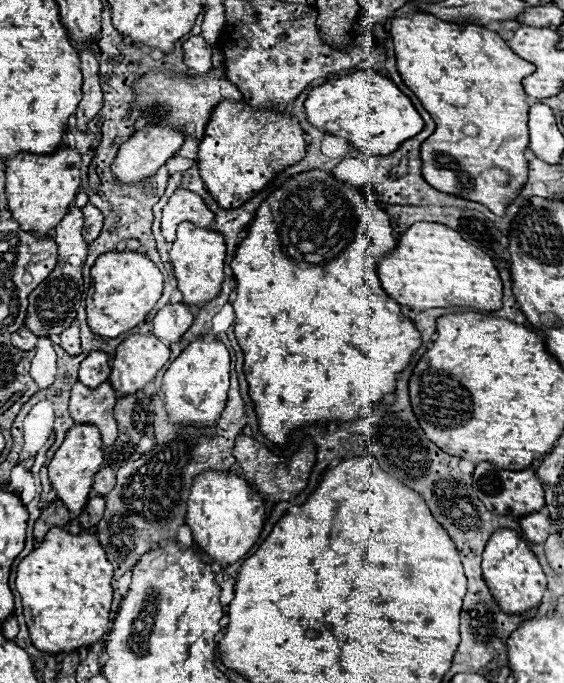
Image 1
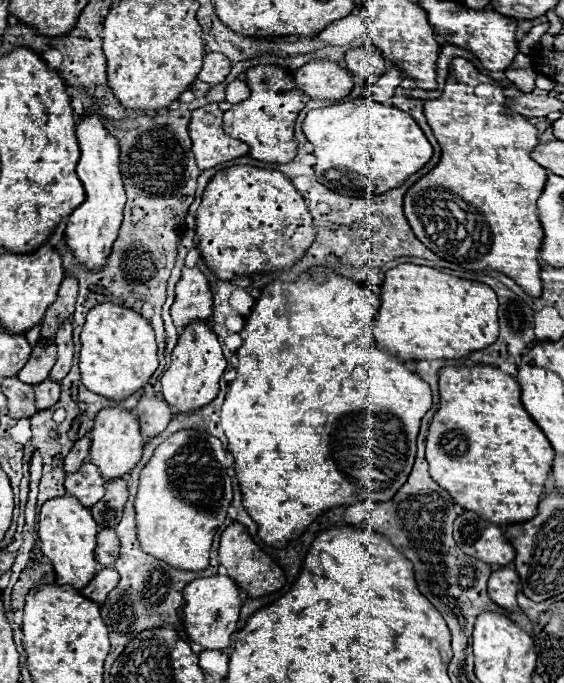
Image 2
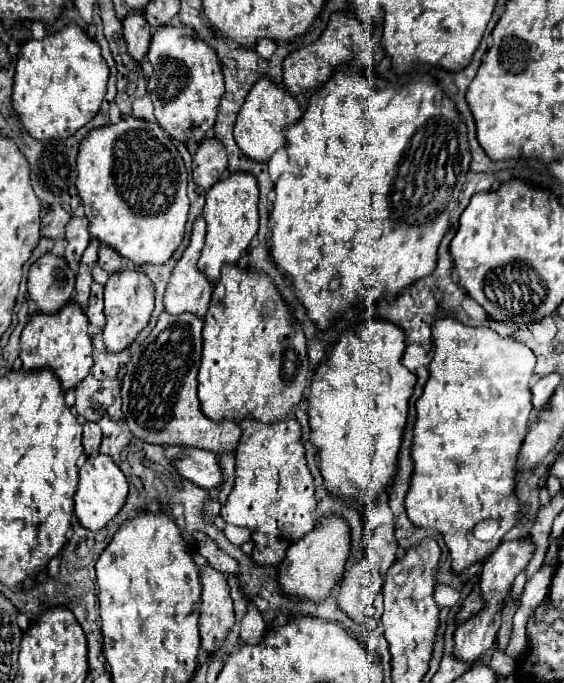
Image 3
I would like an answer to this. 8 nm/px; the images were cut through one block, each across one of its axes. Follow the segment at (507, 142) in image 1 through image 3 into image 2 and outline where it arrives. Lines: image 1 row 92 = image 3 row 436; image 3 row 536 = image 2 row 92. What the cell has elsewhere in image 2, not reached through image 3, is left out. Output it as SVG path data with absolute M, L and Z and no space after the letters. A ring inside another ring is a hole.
M458 58L452 62L450 66L450 76L446 80L446 88L442 92L440 98L436 100L426 100L424 102L424 116L426 116L426 122L430 124L434 136L438 138L438 144L442 146L442 160L438 162L438 166L422 176L404 196L404 214L408 218L408 224L412 226L414 234L418 236L418 240L428 248L432 250L438 258L446 260L446 262L454 262L454 264L460 264L462 268L466 270L498 270L506 276L510 276L512 280L516 280L516 284L532 298L538 298L542 294L542 282L540 282L540 266L538 266L538 250L542 246L542 240L544 240L544 230L542 230L542 224L540 224L540 218L538 218L538 198L542 196L542 190L544 190L544 184L546 184L546 176L548 176L548 170L538 166L532 158L530 158L530 150L538 144L538 130L520 114L512 114L506 106L504 106L504 92L502 87L499 88L490 84L490 78L480 74L472 62L464 60L464 58Z

